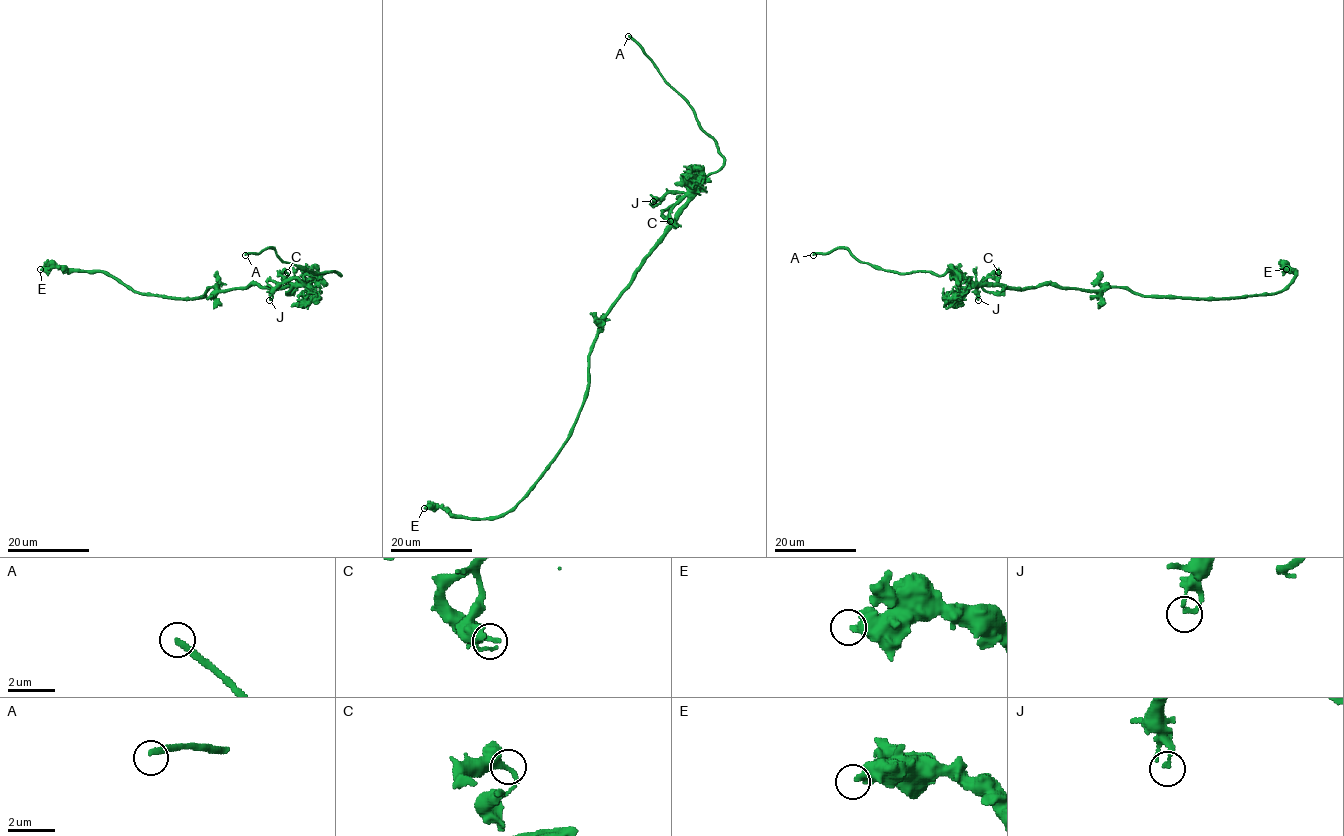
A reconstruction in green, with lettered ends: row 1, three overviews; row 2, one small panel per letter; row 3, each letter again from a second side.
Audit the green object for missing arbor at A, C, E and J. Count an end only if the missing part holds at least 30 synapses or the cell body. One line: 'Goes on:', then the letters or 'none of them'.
Goes on: A

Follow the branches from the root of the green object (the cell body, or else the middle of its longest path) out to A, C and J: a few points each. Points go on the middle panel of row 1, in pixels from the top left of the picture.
A: (618, 296), (675, 213), (698, 185), (723, 165), (716, 143), (701, 127), (694, 109), (628, 36)
C: (618, 296), (642, 260), (674, 226), (669, 214), (674, 204), (662, 213), (670, 221)
J: (618, 296), (688, 197), (684, 192), (666, 192), (653, 201)

